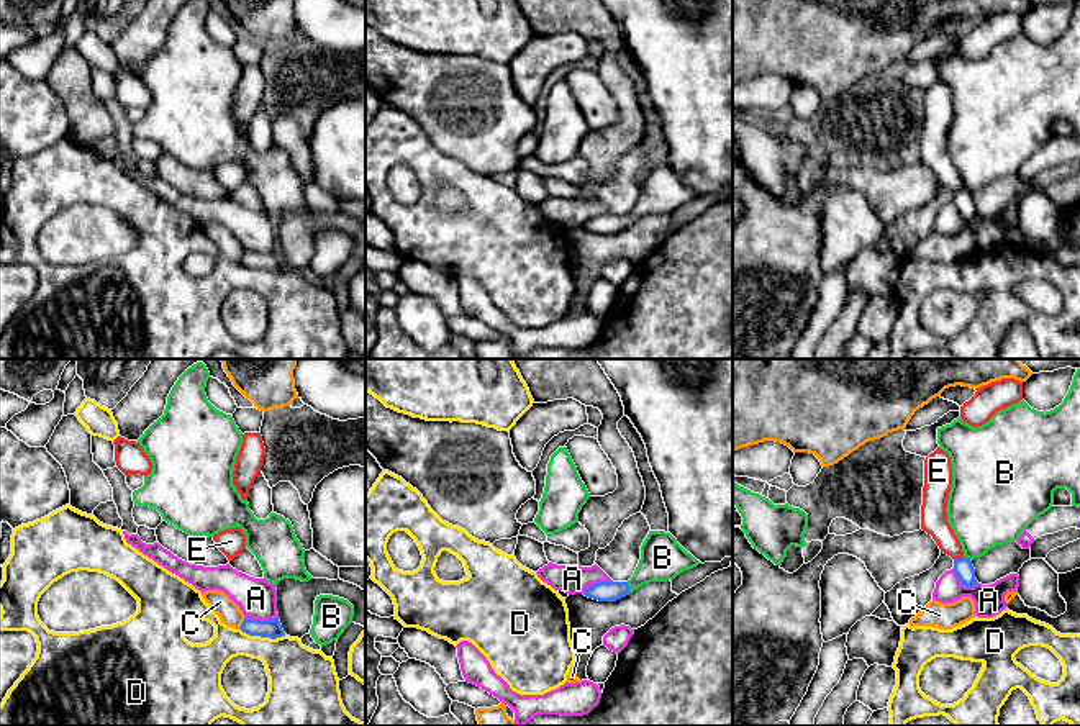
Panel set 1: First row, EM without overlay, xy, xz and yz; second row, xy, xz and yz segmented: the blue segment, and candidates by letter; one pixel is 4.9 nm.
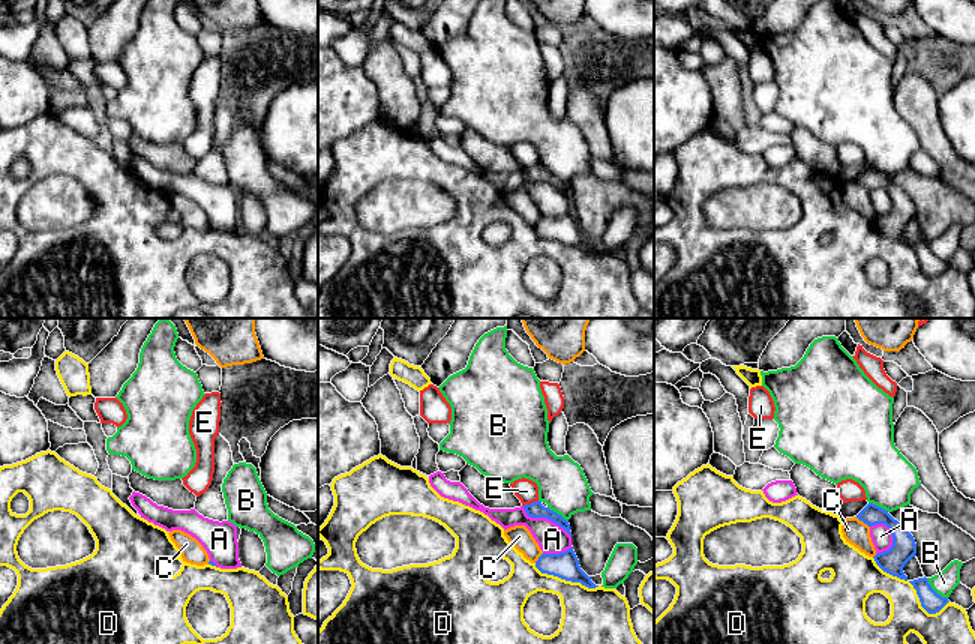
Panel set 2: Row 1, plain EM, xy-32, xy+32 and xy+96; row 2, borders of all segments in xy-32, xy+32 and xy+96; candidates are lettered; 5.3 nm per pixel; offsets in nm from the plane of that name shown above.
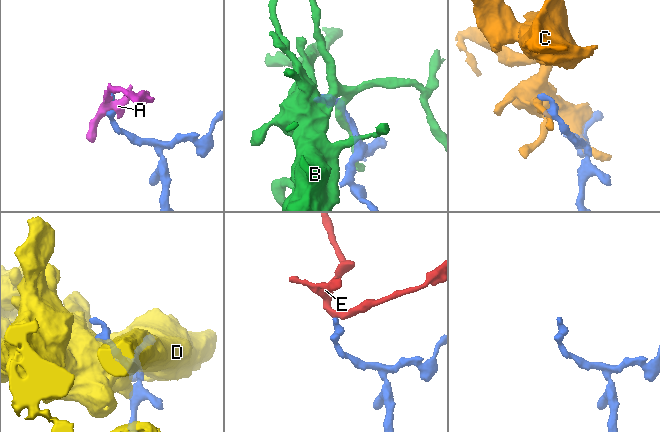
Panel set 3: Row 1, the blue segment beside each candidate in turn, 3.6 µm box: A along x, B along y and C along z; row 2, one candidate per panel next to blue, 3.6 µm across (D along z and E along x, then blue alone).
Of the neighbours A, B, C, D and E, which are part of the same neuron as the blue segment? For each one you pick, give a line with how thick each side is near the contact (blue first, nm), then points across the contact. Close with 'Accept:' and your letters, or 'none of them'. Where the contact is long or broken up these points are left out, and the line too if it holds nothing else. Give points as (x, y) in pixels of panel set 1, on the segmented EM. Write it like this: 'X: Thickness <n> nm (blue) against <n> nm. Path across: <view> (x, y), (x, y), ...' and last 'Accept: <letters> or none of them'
Accept: none of them

